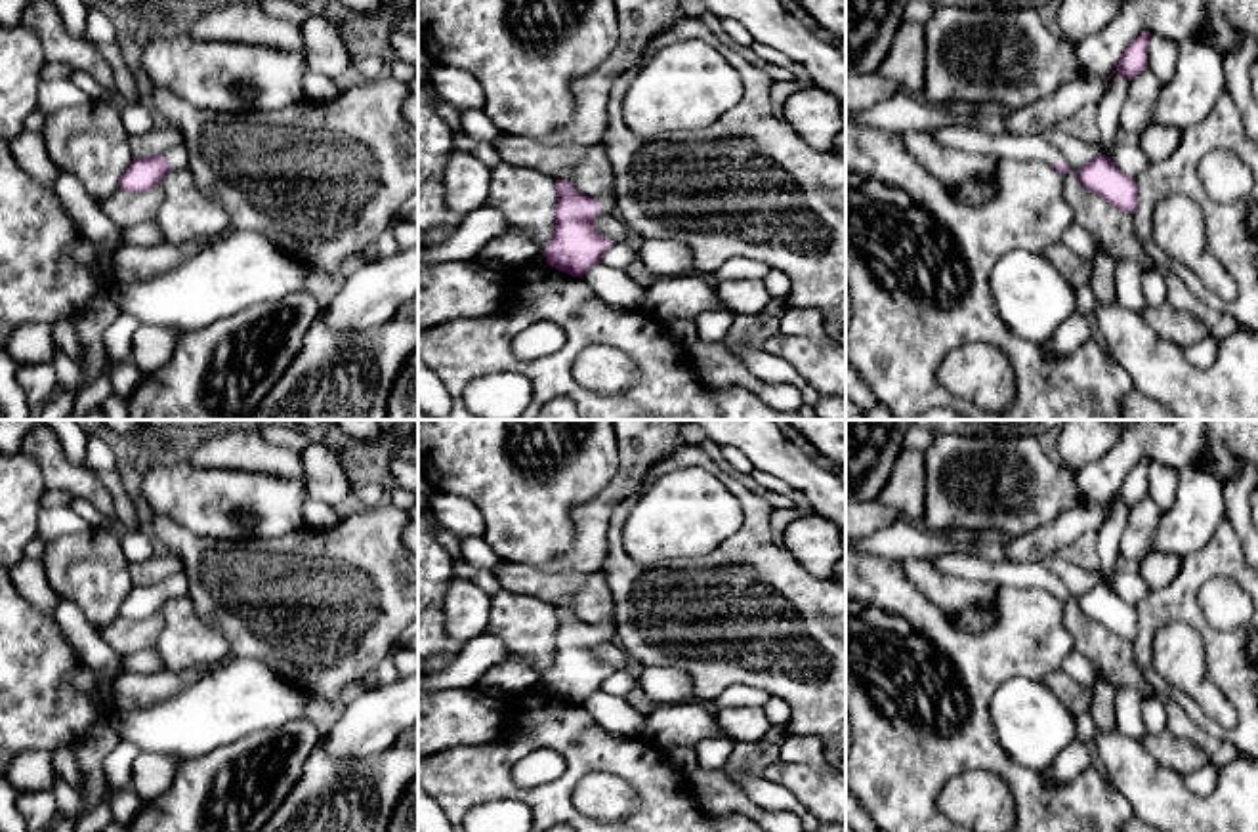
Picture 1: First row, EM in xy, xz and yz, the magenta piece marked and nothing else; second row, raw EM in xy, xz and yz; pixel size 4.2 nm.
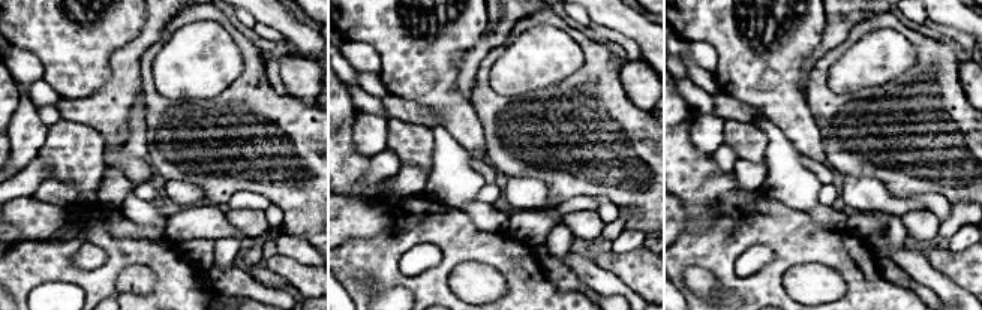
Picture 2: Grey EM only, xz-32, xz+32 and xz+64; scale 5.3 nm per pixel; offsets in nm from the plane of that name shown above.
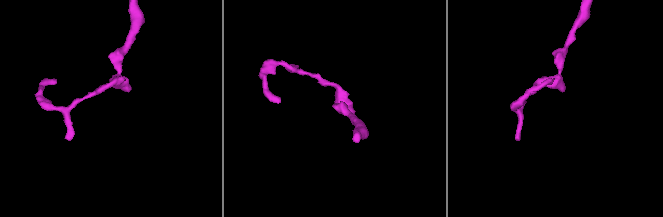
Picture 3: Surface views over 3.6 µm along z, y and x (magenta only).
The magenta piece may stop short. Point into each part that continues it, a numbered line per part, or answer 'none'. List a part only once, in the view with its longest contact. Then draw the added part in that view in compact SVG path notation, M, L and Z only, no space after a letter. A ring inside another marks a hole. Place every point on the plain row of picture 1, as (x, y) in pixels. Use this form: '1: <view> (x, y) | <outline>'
1: xz (606, 628) | M611 616L611 618L603 620L603 622L598 622L596 630L601 635L599 643L615 641L615 616Z

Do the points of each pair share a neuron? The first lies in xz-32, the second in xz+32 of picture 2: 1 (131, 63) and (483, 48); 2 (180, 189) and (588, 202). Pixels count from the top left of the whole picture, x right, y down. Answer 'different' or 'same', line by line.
1: same
2: same

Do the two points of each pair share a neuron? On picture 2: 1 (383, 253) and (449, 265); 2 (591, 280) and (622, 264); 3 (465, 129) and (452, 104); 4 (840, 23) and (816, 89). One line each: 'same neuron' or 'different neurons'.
1: same neuron
2: different neurons
3: same neuron
4: different neurons

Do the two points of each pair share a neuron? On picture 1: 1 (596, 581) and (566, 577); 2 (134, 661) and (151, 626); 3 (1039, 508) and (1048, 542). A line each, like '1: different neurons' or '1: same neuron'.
1: different neurons
2: different neurons
3: different neurons

